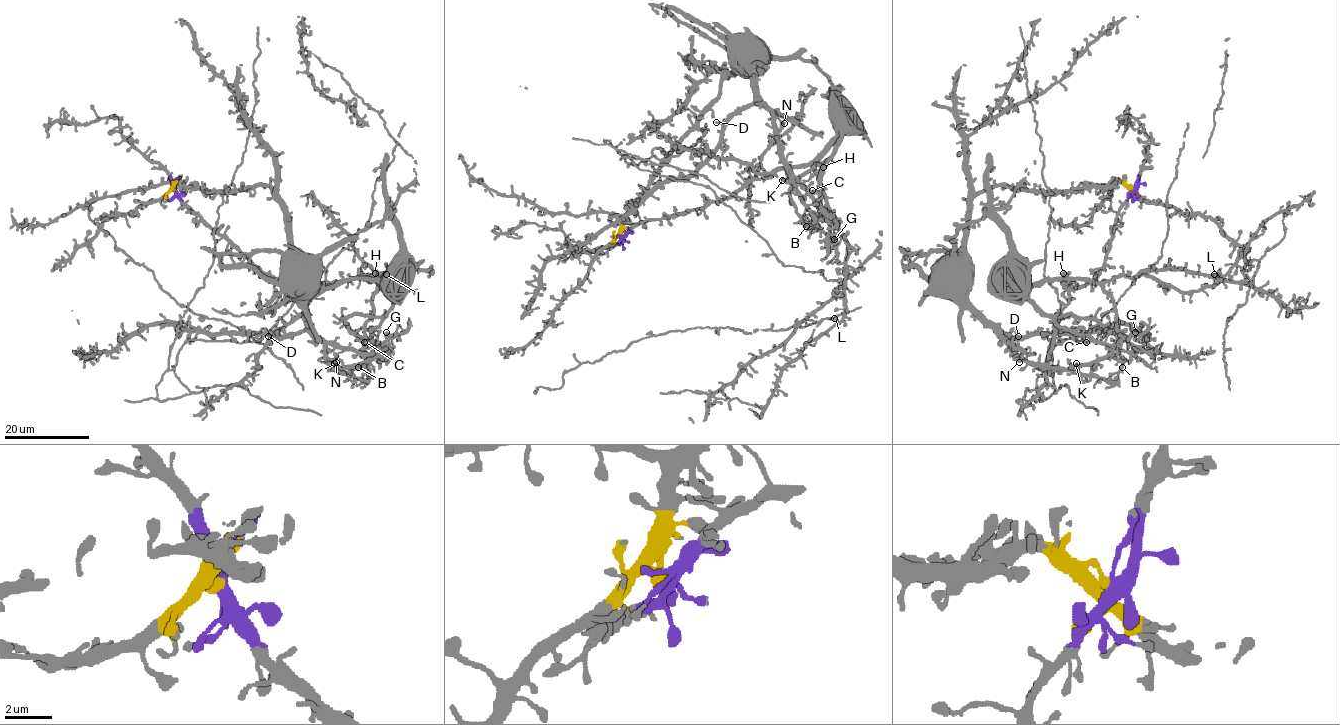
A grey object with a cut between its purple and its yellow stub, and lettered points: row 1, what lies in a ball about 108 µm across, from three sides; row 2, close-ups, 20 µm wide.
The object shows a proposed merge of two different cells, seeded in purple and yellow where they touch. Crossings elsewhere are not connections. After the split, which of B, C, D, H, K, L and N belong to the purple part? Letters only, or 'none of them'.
B, C, H, L

